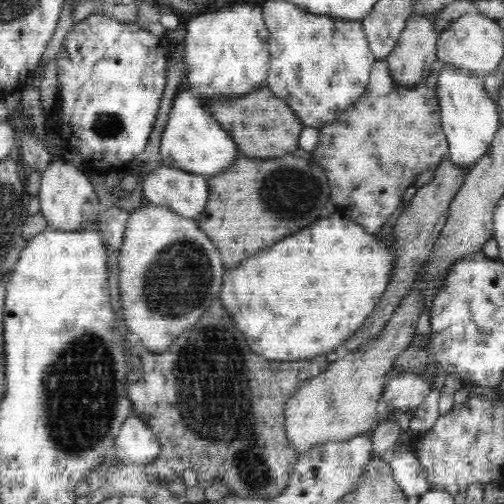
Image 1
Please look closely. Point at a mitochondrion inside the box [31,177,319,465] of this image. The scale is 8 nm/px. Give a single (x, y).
(79, 398)

